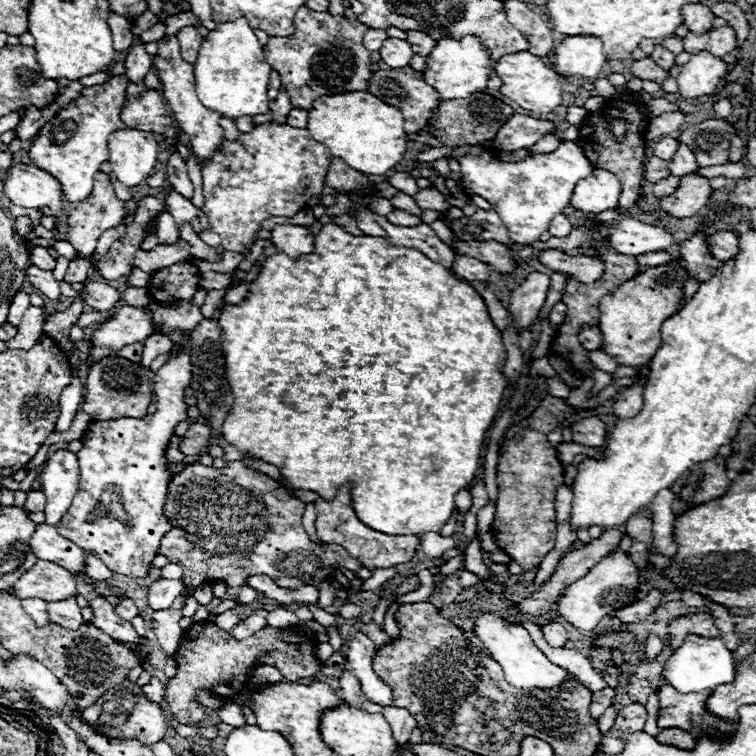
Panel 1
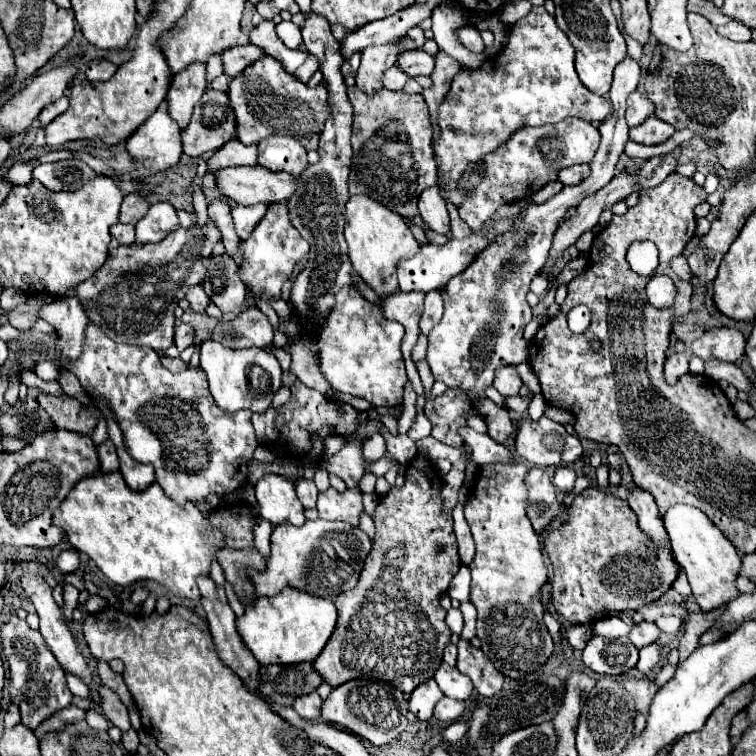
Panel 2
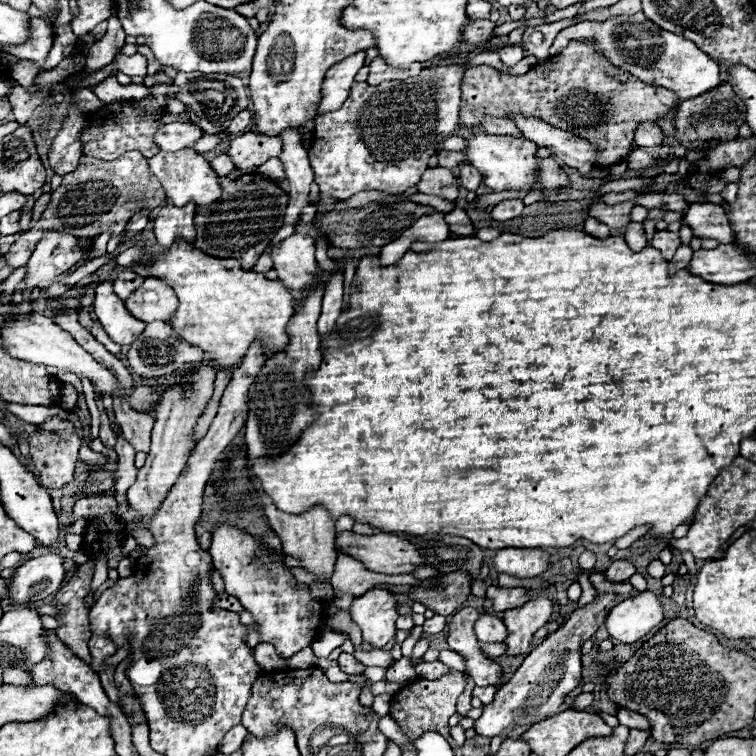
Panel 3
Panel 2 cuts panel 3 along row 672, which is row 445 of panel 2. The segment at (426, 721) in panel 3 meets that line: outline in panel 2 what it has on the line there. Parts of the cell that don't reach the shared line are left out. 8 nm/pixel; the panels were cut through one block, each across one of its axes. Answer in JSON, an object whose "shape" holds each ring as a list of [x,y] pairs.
{"shape":[[[448,388],[442,396],[434,400],[434,410],[430,414],[432,436],[448,446],[464,446],[458,430],[466,426],[466,418],[472,412],[472,402],[464,390]]]}

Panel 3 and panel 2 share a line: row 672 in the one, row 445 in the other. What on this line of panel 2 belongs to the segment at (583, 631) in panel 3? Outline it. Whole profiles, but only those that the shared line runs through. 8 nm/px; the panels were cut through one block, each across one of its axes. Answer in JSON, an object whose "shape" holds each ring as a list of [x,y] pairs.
{"shape":[[[544,416],[538,422],[522,420],[514,444],[520,458],[534,466],[570,466],[582,458],[580,438]]]}

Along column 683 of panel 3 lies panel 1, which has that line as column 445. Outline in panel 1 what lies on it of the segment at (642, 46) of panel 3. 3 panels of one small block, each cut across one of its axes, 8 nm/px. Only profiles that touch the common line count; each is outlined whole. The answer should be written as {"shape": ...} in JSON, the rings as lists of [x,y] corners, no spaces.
{"shape":[[[464,36],[462,40],[454,38],[442,38],[438,40],[436,48],[428,54],[426,60],[426,70],[424,70],[424,80],[440,92],[444,100],[456,100],[456,98],[466,98],[468,94],[482,92],[486,90],[486,82],[490,76],[492,62],[490,54],[476,36]]]}

